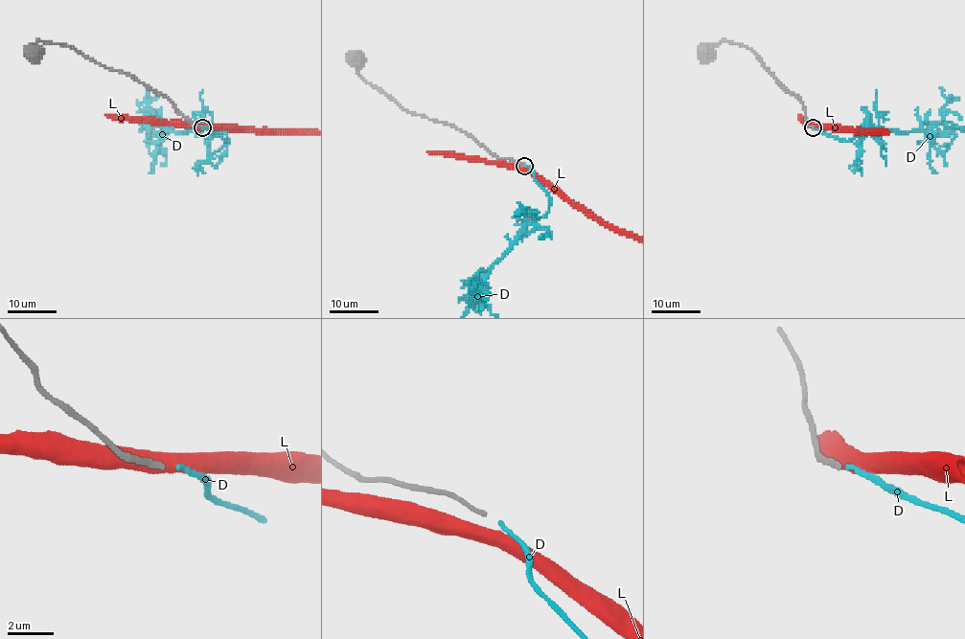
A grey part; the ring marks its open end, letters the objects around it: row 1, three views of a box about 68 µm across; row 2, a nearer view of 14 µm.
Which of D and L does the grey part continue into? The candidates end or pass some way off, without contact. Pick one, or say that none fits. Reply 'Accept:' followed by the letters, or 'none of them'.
Accept: D

